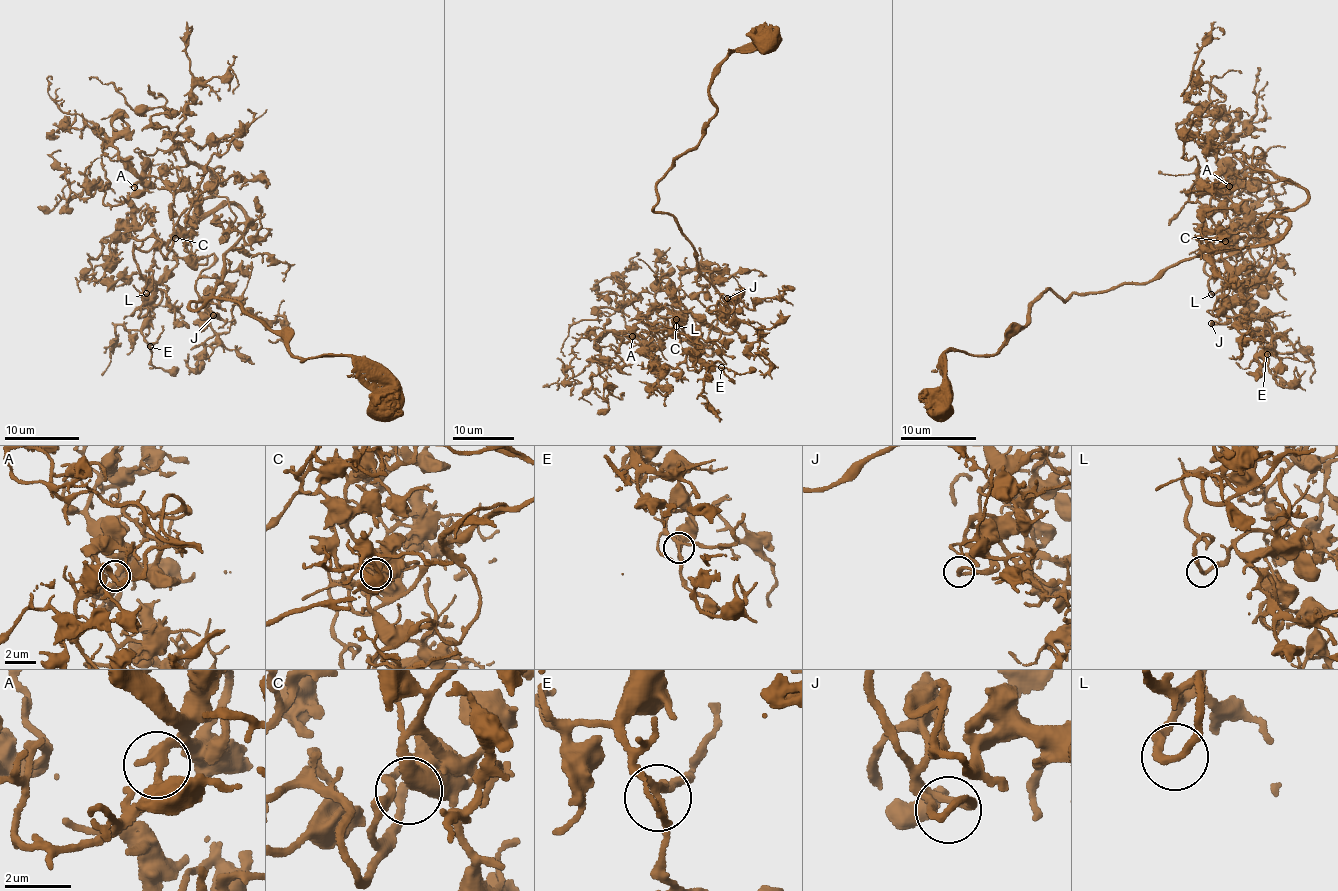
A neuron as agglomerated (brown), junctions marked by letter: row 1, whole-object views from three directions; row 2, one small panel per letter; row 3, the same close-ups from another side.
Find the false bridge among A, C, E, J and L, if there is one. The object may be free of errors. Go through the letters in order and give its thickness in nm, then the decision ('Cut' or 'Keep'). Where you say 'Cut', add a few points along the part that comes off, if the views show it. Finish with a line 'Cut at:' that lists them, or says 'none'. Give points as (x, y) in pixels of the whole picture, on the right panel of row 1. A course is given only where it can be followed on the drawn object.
A: Thickness 340 nm. Keep
C: Thickness 550 nm. Keep
E: Thickness 170 nm. Keep
J: Thickness 200 nm. Keep
L: Thickness 240 nm. Keep
Cut at: none

